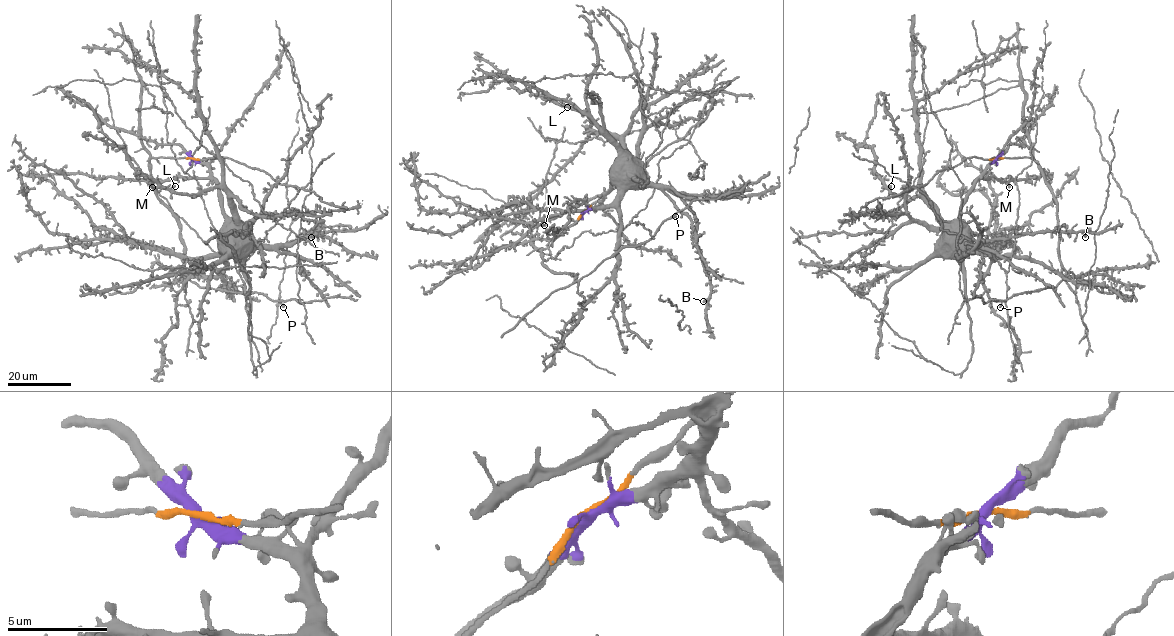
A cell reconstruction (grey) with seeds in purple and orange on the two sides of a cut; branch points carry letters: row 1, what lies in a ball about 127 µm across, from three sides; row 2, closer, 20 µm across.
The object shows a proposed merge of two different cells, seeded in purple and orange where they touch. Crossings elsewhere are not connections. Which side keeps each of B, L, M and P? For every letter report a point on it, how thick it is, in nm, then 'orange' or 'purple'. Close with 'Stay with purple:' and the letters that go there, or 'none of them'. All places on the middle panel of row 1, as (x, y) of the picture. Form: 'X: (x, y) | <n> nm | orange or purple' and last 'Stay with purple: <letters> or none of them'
B: (703, 301) | 440 nm | purple
L: (567, 107) | 380 nm | purple
M: (544, 225) | 380 nm | purple
P: (675, 216) | 400 nm | orange
Stay with purple: B, L, M

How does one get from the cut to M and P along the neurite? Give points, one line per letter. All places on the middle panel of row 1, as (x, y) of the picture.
M: (584, 211), (595, 208), (602, 198), (587, 199), (547, 219), (544, 226)
P: (584, 211), (542, 252), (548, 268), (576, 275), (575, 281), (625, 247), (648, 241), (657, 228), (675, 215)

